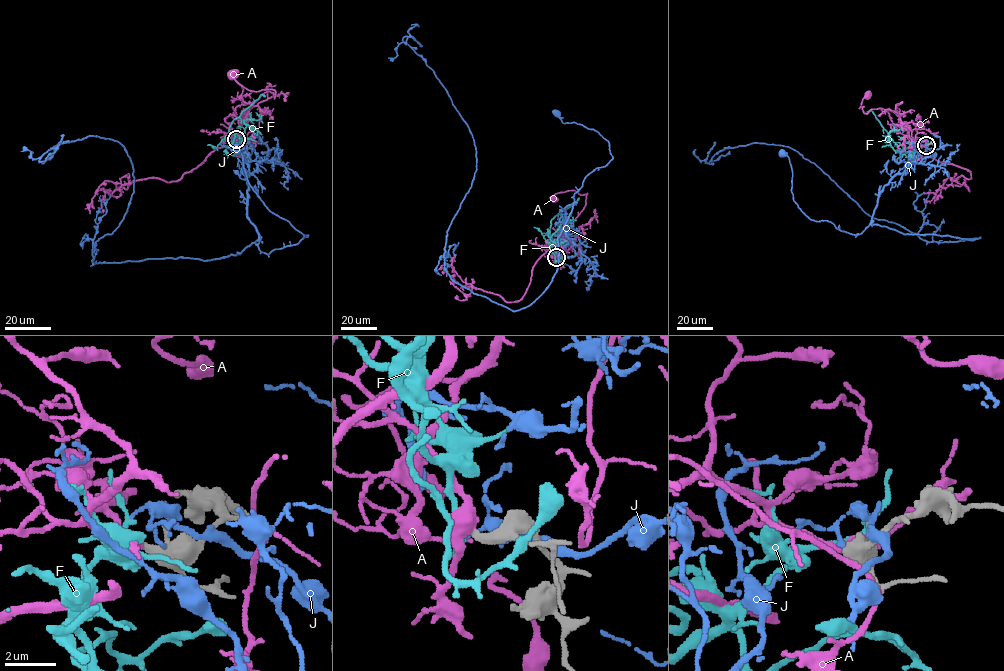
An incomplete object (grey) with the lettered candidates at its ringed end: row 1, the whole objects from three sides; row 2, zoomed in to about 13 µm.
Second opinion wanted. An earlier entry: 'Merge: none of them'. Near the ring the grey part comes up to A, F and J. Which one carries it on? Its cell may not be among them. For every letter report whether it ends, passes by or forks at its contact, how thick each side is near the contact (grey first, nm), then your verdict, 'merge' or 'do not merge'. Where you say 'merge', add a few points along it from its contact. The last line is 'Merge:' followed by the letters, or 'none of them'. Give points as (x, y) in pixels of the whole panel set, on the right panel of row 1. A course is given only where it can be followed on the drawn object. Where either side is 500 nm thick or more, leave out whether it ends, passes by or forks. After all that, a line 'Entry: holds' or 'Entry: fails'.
A: it passes by; calibres 400 and 440 nm; do not merge
F: it passes by; calibres 320 and 240 nm; merge; course (926, 145), (915, 152), (905, 150), (890, 137), (873, 113), (867, 112)
J: it passes by; calibres 360 and 260 nm; do not merge
Merge: F
Entry: fails

